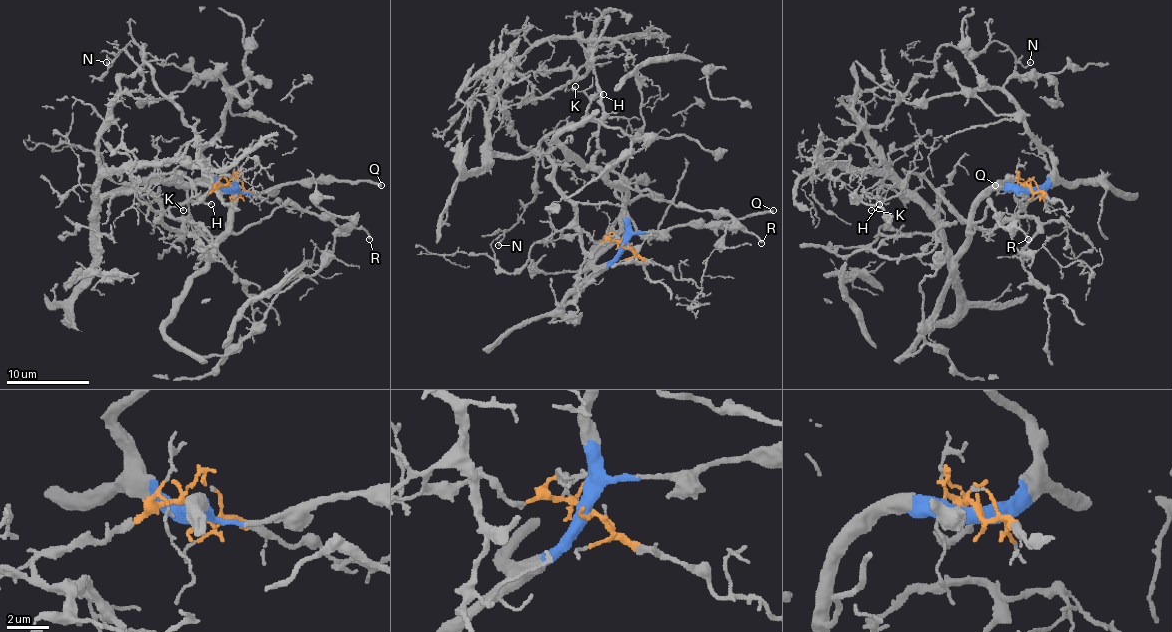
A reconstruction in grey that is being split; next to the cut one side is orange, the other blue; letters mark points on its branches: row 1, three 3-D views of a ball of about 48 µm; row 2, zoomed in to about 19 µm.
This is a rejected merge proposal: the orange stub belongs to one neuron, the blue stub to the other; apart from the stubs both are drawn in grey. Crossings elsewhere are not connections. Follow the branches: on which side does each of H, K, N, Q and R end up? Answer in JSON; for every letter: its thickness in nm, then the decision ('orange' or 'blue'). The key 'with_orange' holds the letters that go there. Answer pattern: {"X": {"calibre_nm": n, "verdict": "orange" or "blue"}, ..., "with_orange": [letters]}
{"H": {"calibre_nm": 110, "verdict": "orange"}, "K": {"calibre_nm": 80, "verdict": "orange"}, "N": {"calibre_nm": 150, "verdict": "orange"}, "Q": {"calibre_nm": 280, "verdict": "blue"}, "R": {"calibre_nm": 190, "verdict": "blue"}, "with_orange": ["H", "K", "N"]}

